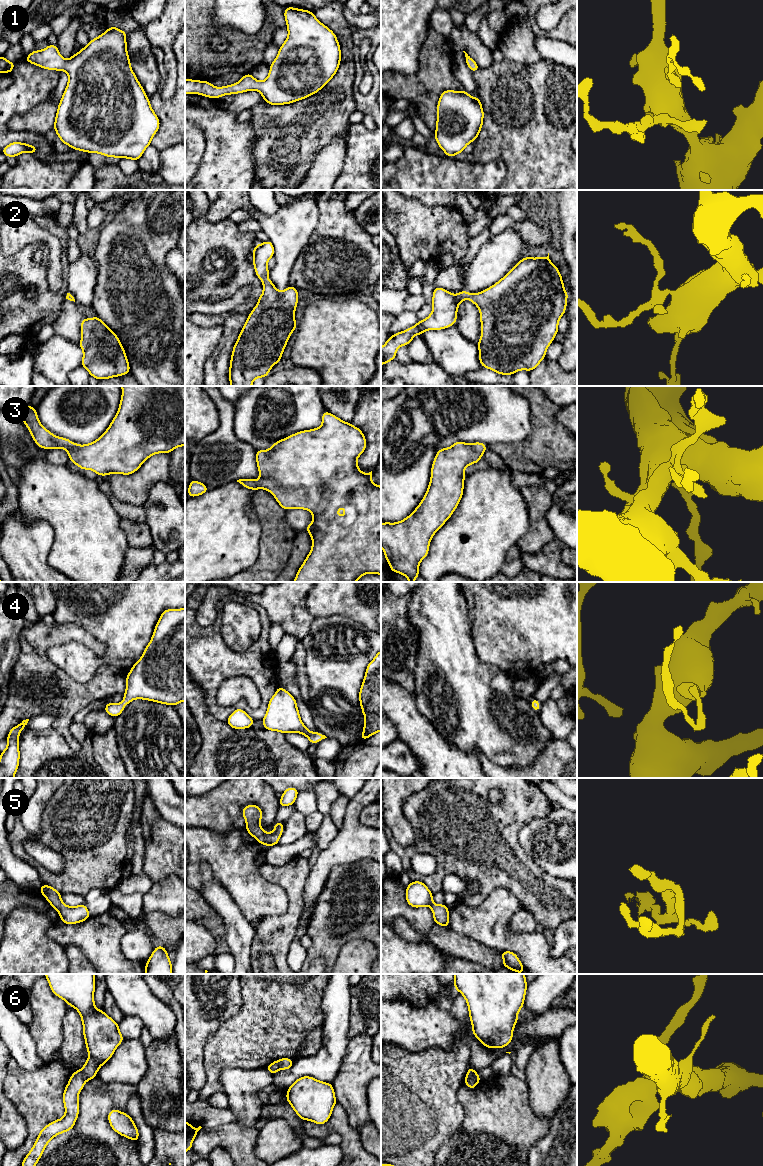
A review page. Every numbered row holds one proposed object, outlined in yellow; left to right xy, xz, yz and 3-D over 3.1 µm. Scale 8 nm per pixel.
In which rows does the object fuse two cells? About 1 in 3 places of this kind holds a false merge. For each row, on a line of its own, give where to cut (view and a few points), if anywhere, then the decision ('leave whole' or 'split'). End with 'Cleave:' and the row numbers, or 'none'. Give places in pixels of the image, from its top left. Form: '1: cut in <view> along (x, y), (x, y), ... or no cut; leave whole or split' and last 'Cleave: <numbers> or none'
1: no cut; leave whole
2: no cut; leave whole
3: no cut; leave whole
4: no cut; leave whole
5: no cut; leave whole
6: cut in xy along (80, 1070), (85, 1081); split
Cleave: 6

